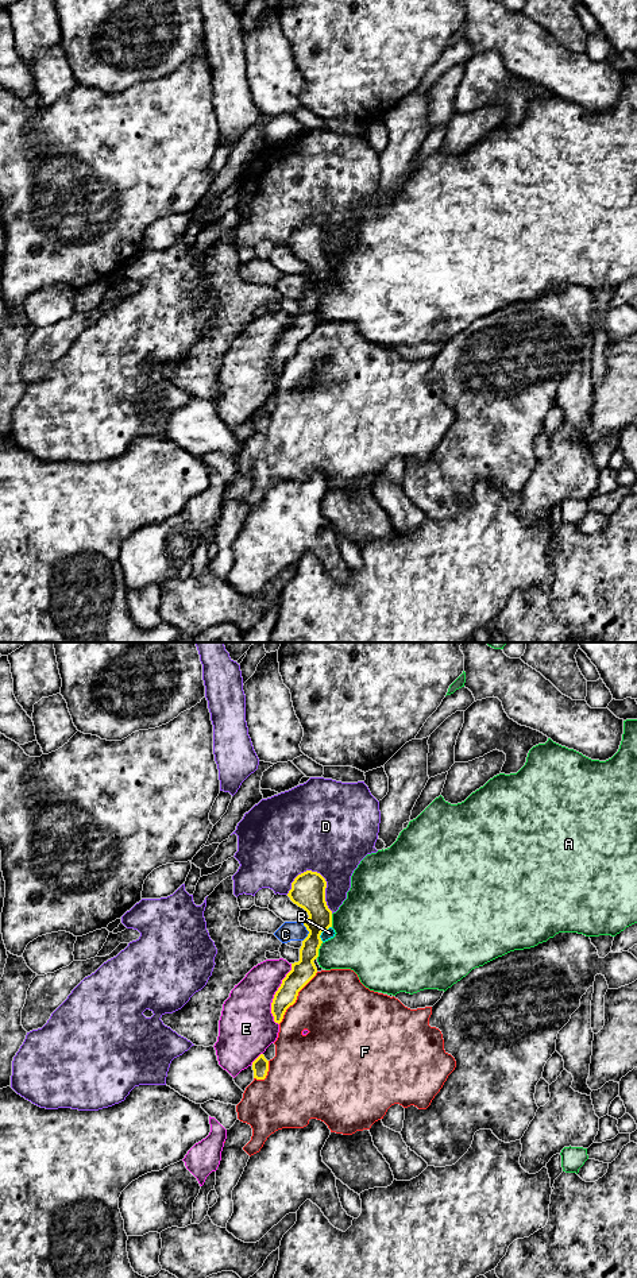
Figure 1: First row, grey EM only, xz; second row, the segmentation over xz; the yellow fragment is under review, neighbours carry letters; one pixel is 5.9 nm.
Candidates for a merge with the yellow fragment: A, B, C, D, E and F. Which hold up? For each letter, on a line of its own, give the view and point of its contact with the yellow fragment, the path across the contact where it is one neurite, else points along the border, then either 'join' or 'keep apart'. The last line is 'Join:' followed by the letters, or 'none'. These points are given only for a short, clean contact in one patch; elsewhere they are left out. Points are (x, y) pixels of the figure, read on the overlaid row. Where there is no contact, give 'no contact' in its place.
A: contact xz (317, 950); keep apart
B: contact xz (321, 931); border xz (331, 926), (321, 933), (321, 941); keep apart
C: contact xz (309, 933); border xz (304, 923), (308, 935), (302, 941); keep apart
D: contact xz (325, 883); keep apart
E: contact xz (274, 995); keep apart
F: contact xz (296, 997); keep apart
Join: none

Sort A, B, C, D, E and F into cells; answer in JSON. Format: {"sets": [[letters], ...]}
{"sets": [["A"], ["B", "C"], ["D"], ["E"], ["F"]]}

